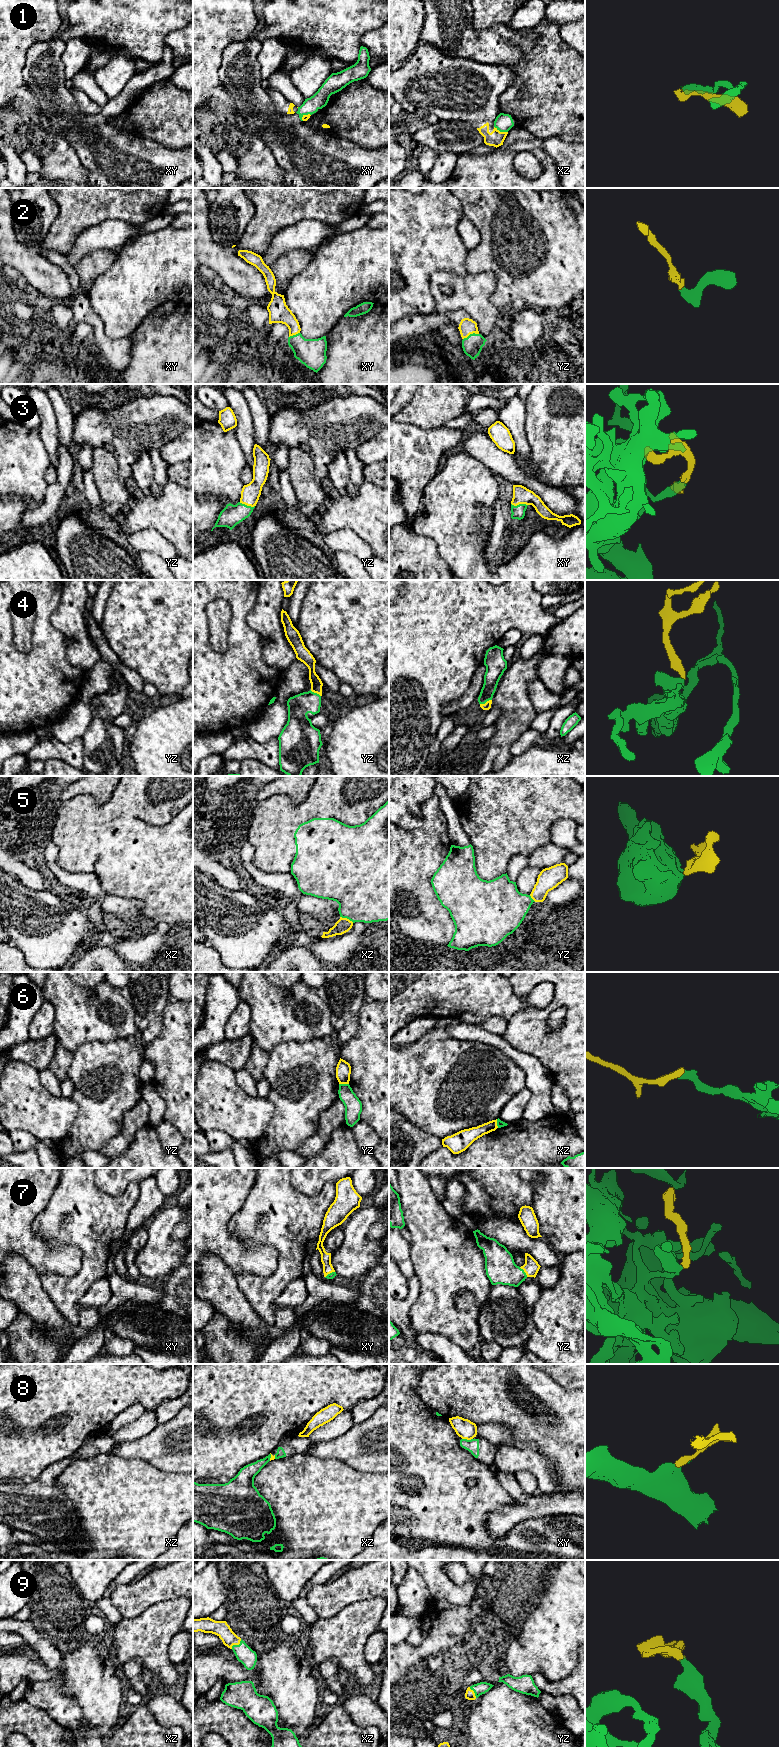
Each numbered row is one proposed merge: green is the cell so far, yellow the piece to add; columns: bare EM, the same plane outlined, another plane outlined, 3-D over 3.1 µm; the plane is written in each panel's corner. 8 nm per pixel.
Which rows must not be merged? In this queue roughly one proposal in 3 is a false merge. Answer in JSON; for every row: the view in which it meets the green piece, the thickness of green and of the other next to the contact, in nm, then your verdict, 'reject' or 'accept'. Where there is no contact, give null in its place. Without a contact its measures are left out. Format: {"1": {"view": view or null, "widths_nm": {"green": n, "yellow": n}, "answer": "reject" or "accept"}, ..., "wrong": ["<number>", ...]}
{"1": {"view": "xz", "widths_nm": {"green": 140, "yellow": 130}, "answer": "reject"}, "2": {"view": "yz", "widths_nm": {"green": 160, "yellow": 130}, "answer": "accept"}, "3": {"view": "xy", "widths_nm": {"green": 110, "yellow": 140}, "answer": "accept"}, "4": {"view": "xz", "widths_nm": {"green": 130, "yellow": 60}, "answer": "accept"}, "5": {"view": "xz", "widths_nm": {"green": 460, "yellow": 120}, "answer": "reject"}, "6": {"view": "yz", "widths_nm": {"green": 140, "yellow": 130}, "answer": "reject"}, "7": {"view": "yz", "widths_nm": {"green": 240, "yellow": 130}, "answer": "accept"}, "8": {"view": "xy", "widths_nm": {"green": 100, "yellow": 160}, "answer": "reject"}, "9": {"view": "xz", "widths_nm": {"green": 140, "yellow": 130}, "answer": "accept"}, "wrong": ["1", "5", "6", "8"]}

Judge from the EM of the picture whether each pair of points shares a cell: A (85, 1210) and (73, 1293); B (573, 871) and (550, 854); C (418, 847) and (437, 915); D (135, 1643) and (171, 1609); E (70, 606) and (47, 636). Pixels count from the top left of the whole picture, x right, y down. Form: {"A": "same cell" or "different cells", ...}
{"A": "same cell", "B": "different cells", "C": "same cell", "D": "same cell", "E": "different cells"}

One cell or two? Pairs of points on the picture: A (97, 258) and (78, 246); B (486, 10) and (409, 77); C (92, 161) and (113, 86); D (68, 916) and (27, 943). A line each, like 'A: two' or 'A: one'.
A: two
B: two
C: two
D: one

